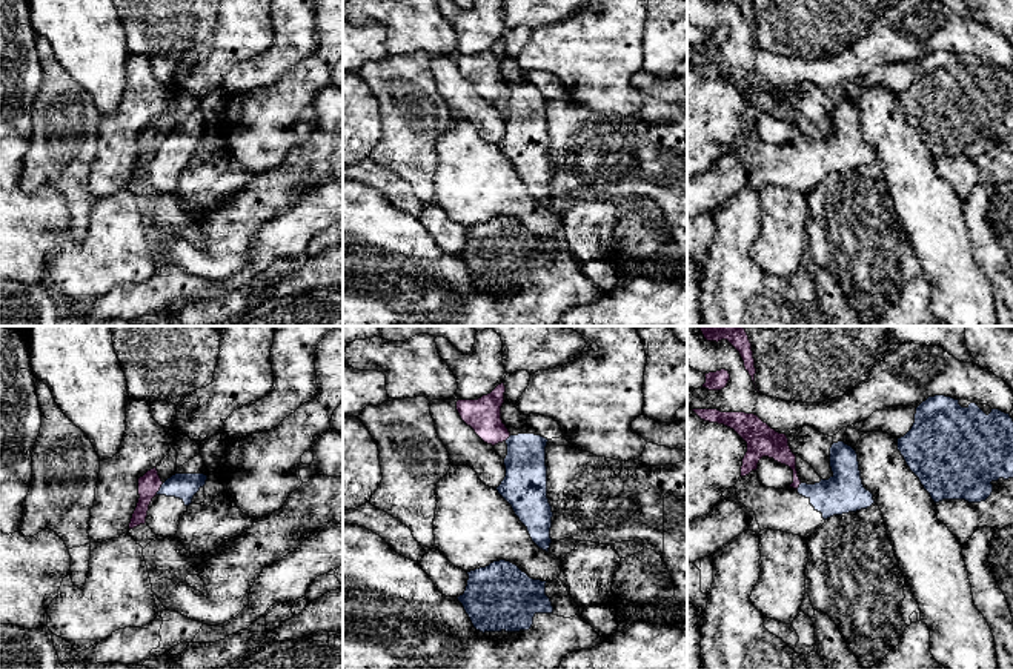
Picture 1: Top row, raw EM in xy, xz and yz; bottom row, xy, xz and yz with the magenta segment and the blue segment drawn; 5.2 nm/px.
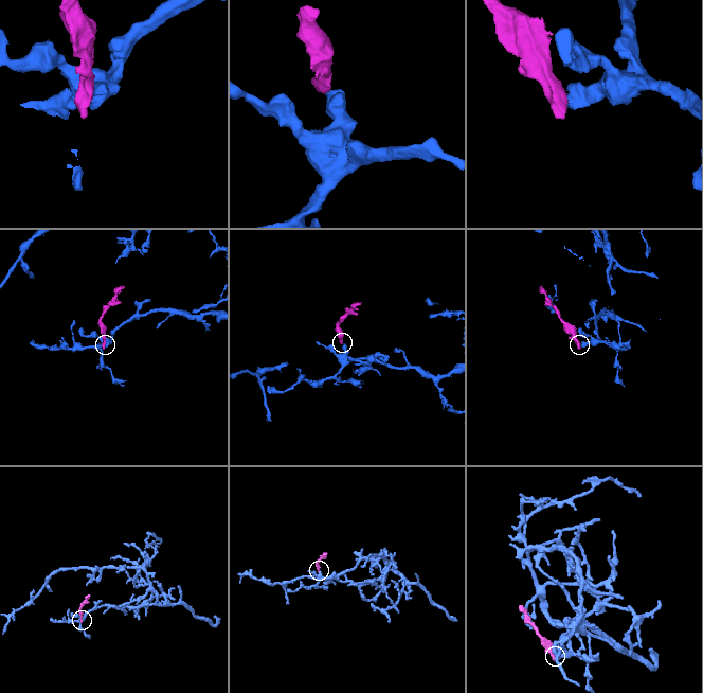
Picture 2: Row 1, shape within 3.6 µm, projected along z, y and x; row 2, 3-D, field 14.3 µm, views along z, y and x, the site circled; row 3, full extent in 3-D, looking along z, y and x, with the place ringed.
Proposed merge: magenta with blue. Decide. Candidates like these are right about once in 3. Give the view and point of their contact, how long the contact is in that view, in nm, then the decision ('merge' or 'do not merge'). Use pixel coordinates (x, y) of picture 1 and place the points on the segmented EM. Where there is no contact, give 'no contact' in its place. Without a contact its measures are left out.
xy (159, 489) | 80 nm | merge

